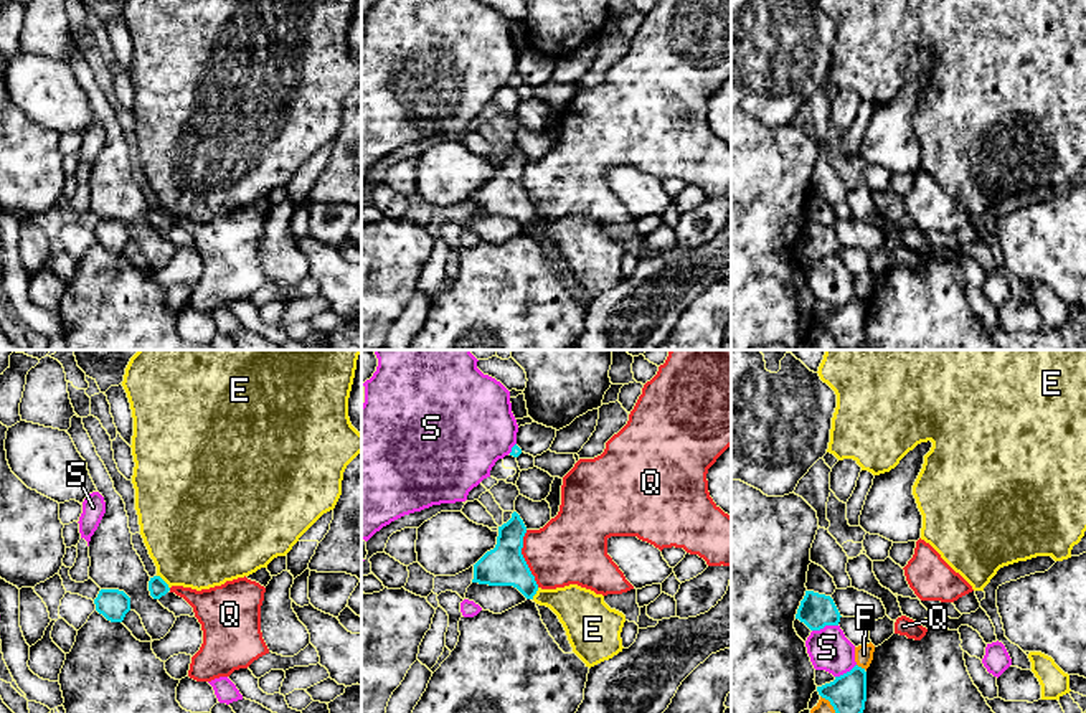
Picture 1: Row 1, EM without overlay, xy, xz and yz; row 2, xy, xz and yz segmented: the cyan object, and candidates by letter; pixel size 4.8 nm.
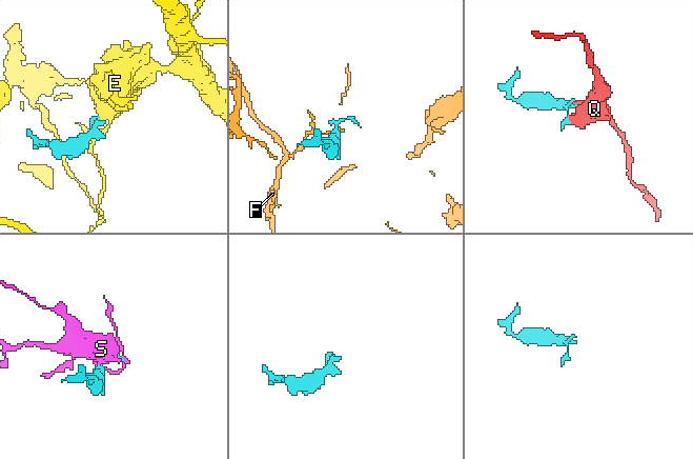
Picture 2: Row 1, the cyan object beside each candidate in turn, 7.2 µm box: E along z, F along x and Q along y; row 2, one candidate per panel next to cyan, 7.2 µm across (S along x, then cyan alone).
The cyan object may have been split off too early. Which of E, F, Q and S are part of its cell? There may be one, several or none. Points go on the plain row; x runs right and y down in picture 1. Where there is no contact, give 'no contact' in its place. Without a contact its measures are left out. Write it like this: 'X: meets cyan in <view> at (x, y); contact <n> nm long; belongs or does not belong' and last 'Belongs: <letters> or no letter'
E: meets cyan in xy at (164, 212); contact 90 nm long; does not belong
F: meets cyan in yz at (860, 297); contact 50 nm long; does not belong
Q: meets cyan in xz at (524, 188); contact 280 nm long; does not belong
S: meets cyan in yz at (824, 256); contact 130 nm long; does not belong
Belongs: no letter

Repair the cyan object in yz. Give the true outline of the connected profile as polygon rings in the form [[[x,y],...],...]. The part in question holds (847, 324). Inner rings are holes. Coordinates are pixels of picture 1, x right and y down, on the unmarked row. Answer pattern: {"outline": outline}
{"outline": [[[855,295],[833,312],[817,317],[822,328],[829,330],[838,350],[857,350],[866,332],[866,302]]]}

